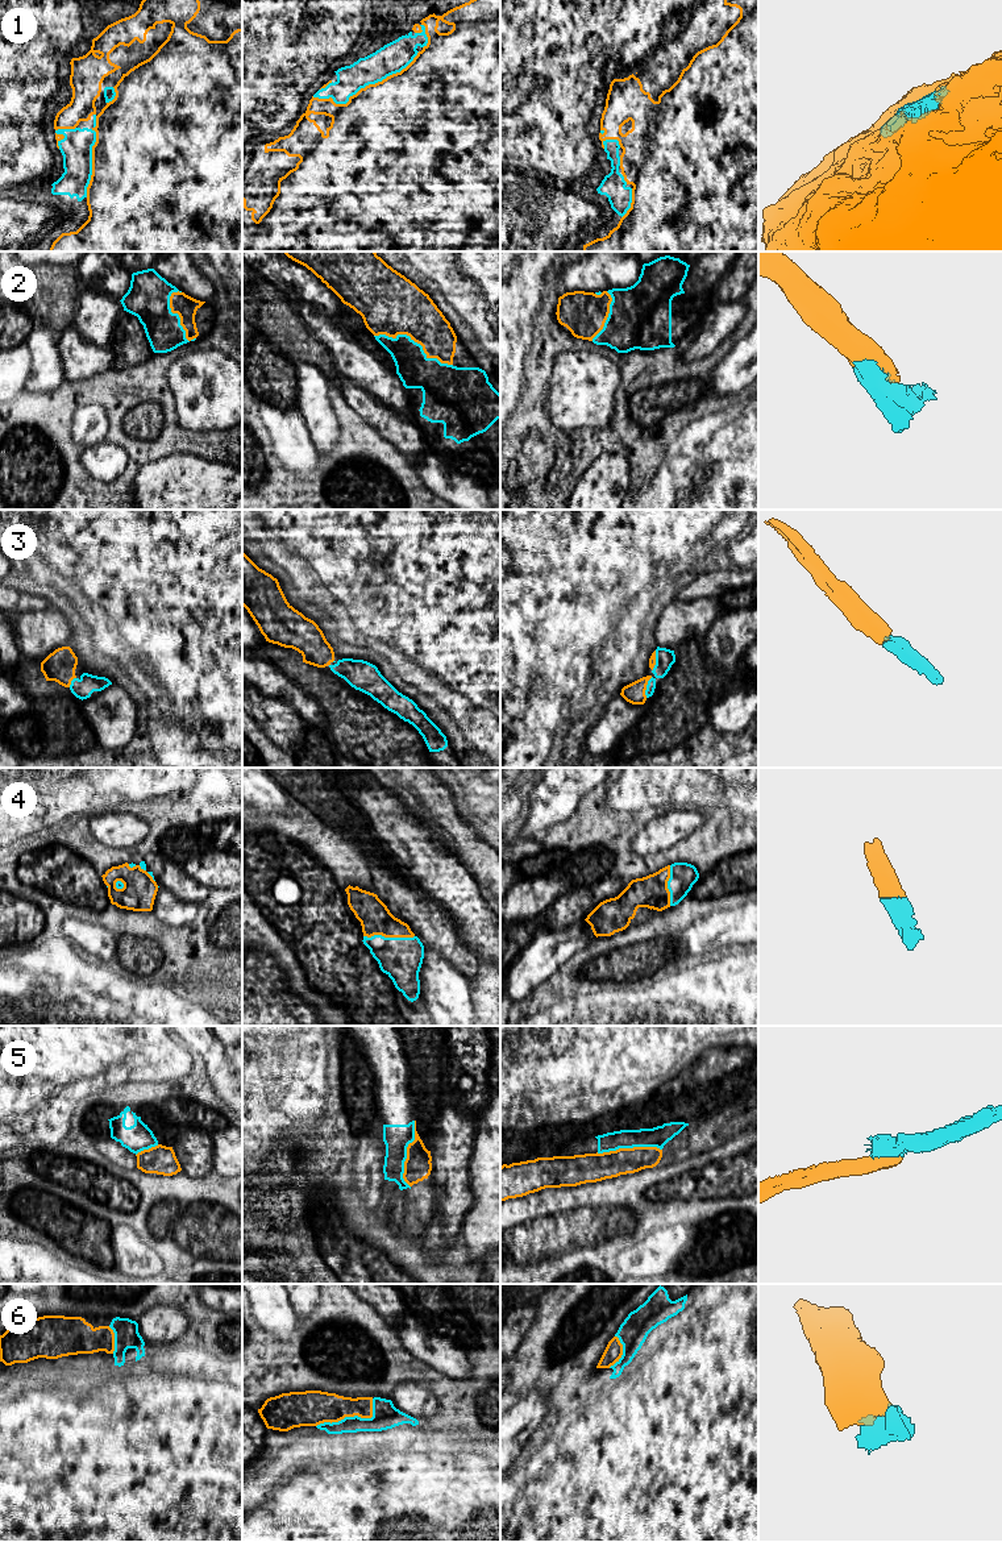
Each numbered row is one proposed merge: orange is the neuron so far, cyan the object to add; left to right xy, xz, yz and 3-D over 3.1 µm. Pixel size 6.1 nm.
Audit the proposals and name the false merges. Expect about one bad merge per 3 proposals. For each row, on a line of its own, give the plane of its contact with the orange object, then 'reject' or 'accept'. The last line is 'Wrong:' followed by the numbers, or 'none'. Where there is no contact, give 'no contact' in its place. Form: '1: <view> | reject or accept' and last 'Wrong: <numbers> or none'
1: xz | accept
2: xz | accept
3: yz | accept
4: xz | accept
5: xz | reject
6: xz | accept
Wrong: 5

